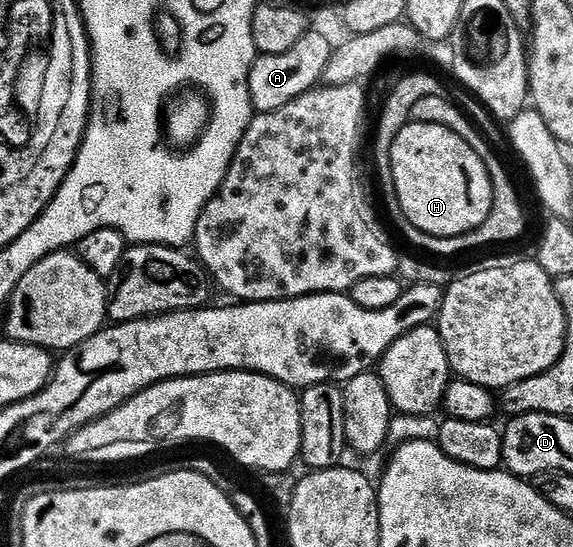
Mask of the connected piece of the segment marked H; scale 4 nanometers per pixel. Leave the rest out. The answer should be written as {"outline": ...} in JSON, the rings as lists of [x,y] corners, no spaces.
{"outline":[[[410,121],[392,145],[392,175],[402,212],[430,236],[453,238],[478,228],[490,214],[492,186],[482,160],[450,128]]]}

